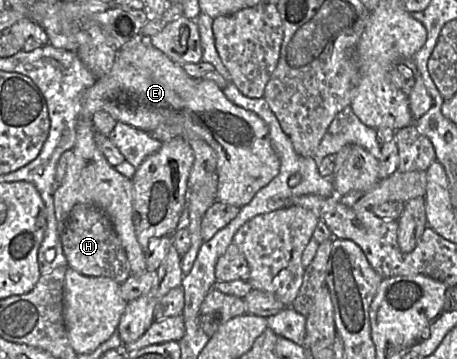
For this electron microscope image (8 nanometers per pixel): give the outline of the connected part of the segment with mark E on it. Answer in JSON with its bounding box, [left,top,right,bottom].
[79,33,280,208]

